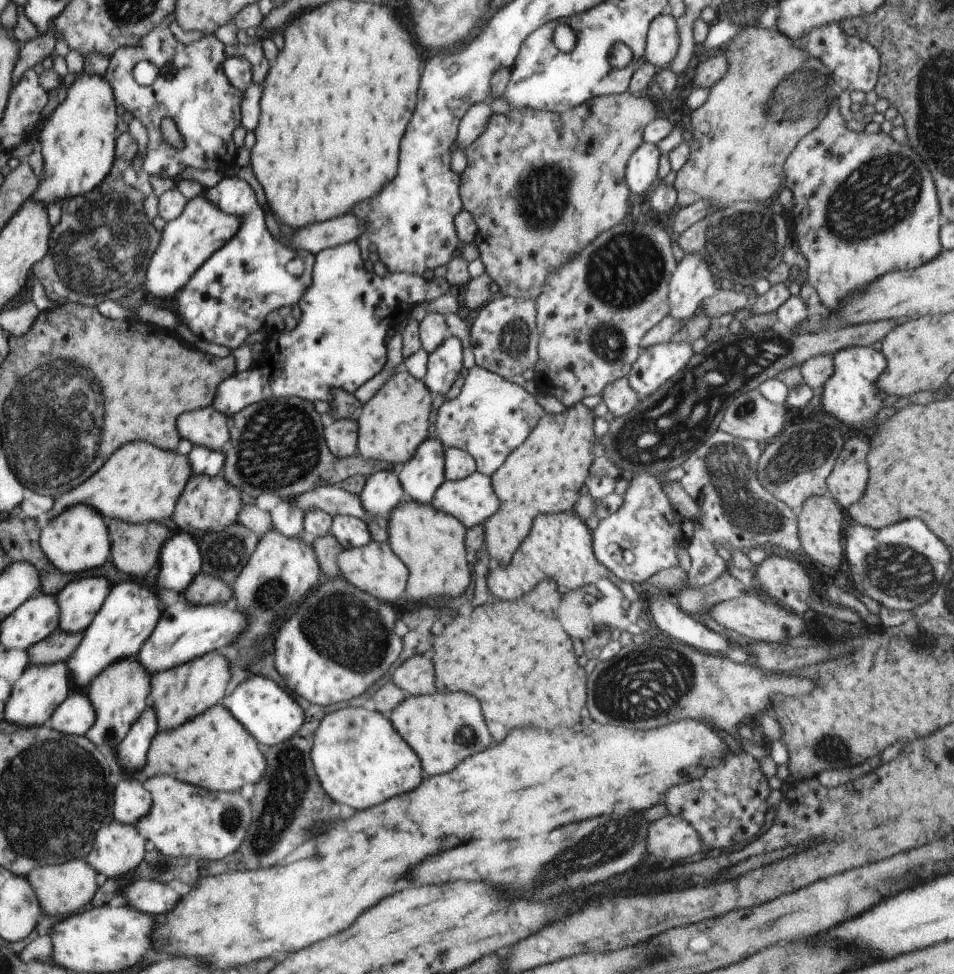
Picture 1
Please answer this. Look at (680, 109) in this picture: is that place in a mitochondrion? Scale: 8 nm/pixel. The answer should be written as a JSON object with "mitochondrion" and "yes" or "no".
{"mitochondrion":"no"}

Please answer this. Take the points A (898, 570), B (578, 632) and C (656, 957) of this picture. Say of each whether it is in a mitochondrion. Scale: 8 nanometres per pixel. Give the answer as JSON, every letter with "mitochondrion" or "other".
{"A":"mitochondrion","B":"mitochondrion","C":"other"}

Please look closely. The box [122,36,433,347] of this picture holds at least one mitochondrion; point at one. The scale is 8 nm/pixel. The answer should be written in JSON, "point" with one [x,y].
{"point":[168,73]}

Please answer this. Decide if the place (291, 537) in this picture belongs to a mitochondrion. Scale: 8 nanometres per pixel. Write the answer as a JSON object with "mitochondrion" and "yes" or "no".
{"mitochondrion":"no"}

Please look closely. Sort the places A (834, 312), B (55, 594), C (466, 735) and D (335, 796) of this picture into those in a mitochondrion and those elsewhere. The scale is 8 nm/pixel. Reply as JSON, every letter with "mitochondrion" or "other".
{"A":"other","B":"other","C":"mitochondrion","D":"other"}

